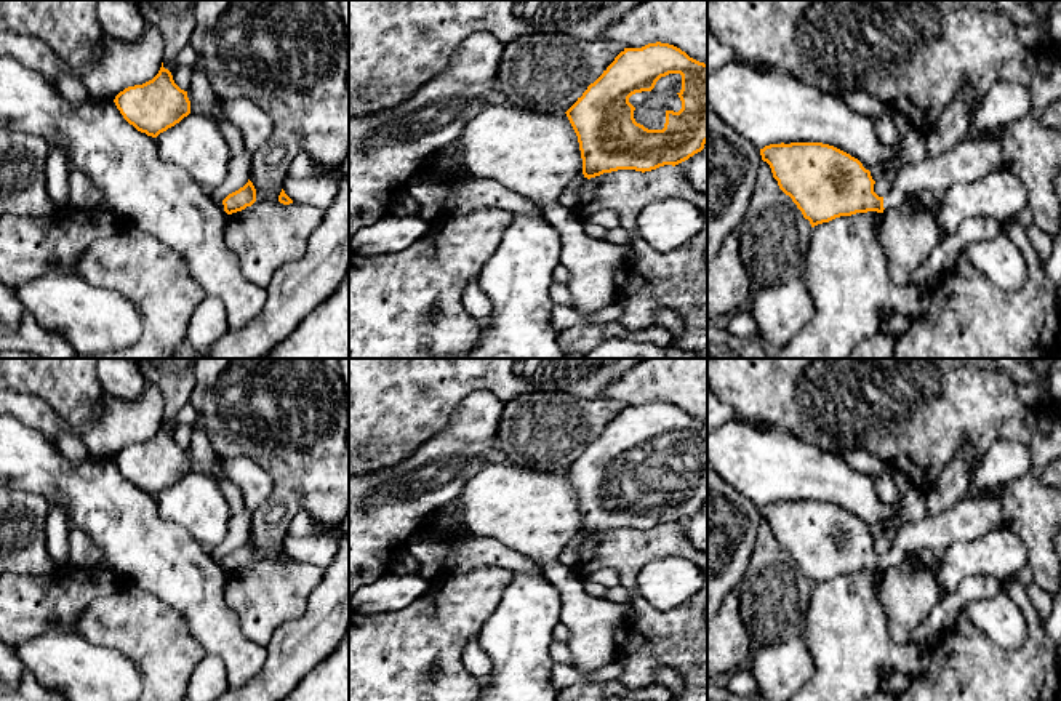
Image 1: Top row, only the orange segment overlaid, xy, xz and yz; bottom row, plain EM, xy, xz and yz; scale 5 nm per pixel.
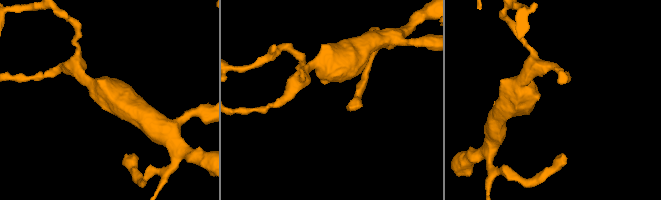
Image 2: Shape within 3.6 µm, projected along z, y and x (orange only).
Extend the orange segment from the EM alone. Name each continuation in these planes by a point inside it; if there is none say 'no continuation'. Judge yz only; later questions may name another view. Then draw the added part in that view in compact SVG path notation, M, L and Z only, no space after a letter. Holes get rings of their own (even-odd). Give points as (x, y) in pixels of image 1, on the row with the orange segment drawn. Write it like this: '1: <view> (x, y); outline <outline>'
1: yz (970, 159); outline M967 136L949 150L901 170L883 197L883 208L906 210L923 189L947 190L957 182L976 181L1002 166L1003 154L999 139Z

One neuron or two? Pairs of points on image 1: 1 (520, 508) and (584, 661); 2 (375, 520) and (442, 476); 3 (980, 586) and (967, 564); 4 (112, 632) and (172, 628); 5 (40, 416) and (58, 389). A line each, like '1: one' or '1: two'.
1: one
2: one
3: two
4: one
5: two

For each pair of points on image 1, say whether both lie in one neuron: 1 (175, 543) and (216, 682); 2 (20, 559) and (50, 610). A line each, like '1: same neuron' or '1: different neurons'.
1: different neurons
2: different neurons

